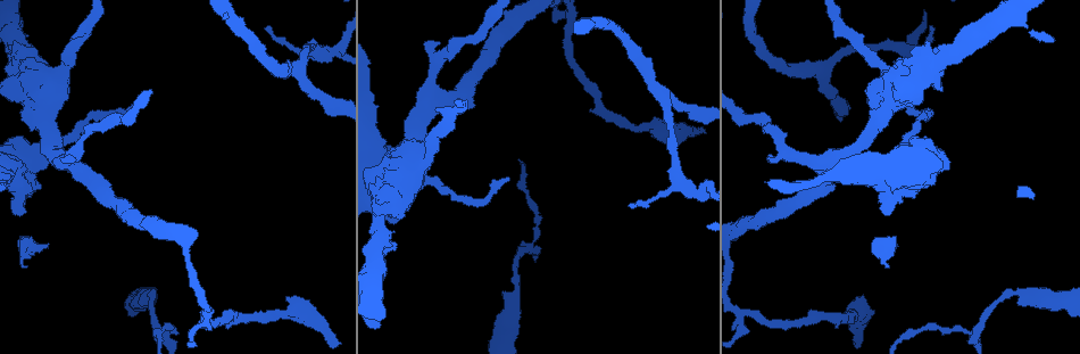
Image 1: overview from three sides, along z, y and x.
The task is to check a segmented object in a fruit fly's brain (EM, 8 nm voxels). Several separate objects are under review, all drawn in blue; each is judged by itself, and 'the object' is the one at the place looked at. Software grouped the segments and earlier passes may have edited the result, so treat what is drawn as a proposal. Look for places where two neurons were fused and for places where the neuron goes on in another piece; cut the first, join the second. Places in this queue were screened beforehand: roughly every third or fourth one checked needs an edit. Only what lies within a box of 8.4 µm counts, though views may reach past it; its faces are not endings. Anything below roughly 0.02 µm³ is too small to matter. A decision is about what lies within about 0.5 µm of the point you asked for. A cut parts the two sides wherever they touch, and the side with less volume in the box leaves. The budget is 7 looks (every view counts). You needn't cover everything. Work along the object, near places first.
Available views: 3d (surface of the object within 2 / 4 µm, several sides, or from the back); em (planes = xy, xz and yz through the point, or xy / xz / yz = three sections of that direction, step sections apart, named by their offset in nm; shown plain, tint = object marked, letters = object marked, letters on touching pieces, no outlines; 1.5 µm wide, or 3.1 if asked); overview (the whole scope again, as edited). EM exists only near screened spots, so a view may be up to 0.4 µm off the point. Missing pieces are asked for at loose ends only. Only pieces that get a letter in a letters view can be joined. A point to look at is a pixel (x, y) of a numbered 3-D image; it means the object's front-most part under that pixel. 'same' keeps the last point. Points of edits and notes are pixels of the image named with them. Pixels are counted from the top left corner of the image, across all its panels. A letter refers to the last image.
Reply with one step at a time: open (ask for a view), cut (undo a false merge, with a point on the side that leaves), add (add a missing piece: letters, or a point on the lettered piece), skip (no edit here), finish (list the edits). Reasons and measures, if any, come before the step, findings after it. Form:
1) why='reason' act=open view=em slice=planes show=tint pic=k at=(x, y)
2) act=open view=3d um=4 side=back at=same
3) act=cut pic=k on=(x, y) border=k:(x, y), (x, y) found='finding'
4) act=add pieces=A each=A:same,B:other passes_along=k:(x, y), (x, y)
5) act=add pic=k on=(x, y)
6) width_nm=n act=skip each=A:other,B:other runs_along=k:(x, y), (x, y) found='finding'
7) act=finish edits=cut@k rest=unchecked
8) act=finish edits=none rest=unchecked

why='thin end' act=open view=3d um=4 pic=1 at=(506, 180)

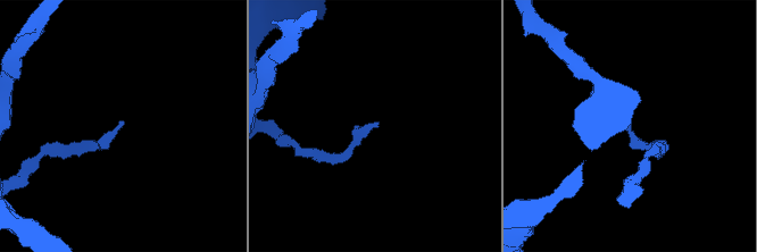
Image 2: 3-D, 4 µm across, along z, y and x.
why='need the tissue' act=open view=em slice=planes show=letters pic=2 at=(123, 122)

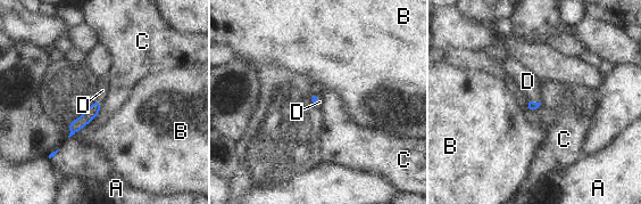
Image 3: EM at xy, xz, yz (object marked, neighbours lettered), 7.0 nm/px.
act=add pieces=D each=A:other,B:other,C:other,D:same passes_along=3:(532, 105), (535, 103), (527, 81) found='the neuron continues'

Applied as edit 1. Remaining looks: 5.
why='branch stops here' act=open view=em slice=xz step=4 show=tint pic=1 at=(1049, 42)

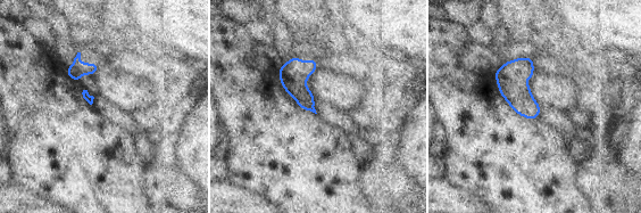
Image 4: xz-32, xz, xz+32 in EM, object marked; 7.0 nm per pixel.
act=open view=em slice=planes show=letters at=same

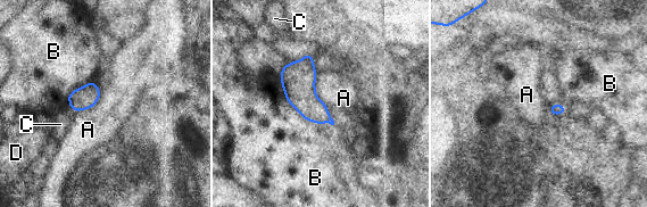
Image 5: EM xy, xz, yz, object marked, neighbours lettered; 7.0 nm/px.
act=skip each=A:other,B:other,C:other,D:other border=5:(316, 73), (315, 94), (328, 107) found='none of them fits'

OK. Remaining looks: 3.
act=finish edits=add@3 rest=unchecked

